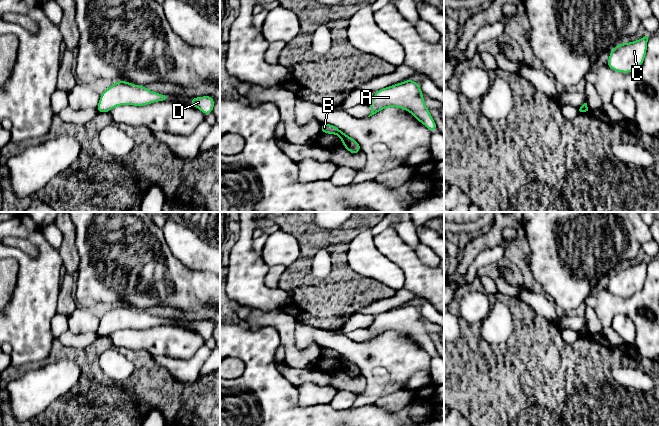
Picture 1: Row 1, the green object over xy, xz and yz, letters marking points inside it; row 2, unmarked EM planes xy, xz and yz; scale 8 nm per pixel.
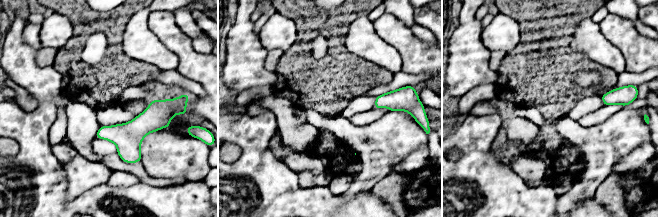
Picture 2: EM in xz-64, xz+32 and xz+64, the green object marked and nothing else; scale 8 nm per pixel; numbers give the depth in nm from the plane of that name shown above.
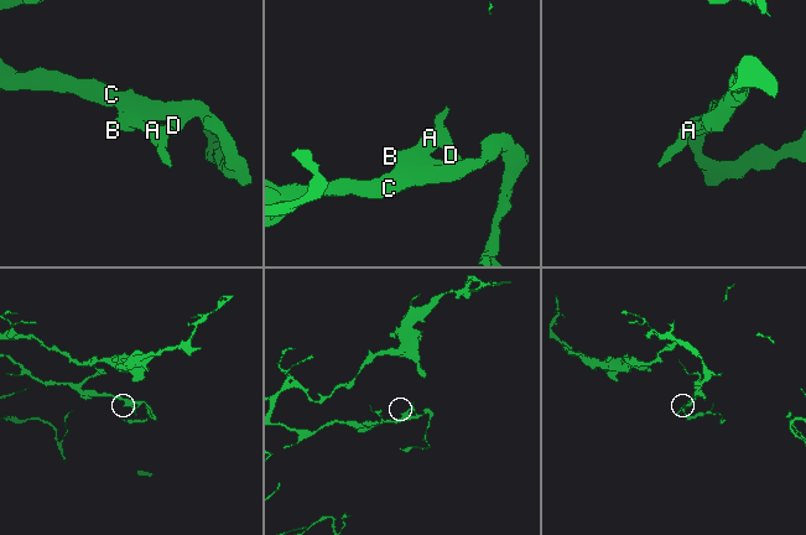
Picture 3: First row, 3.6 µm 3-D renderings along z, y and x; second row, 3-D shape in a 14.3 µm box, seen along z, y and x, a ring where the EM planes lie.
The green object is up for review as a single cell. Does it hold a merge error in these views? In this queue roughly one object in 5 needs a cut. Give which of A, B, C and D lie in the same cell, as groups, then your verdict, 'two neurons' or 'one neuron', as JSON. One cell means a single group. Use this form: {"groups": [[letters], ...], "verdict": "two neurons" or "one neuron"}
{"groups": [["A", "B", "C", "D"]], "verdict": "one neuron"}

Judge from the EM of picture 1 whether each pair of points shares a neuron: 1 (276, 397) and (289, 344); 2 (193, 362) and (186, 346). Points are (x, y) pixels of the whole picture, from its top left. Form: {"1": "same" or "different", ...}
{"1": "different", "2": "different"}

